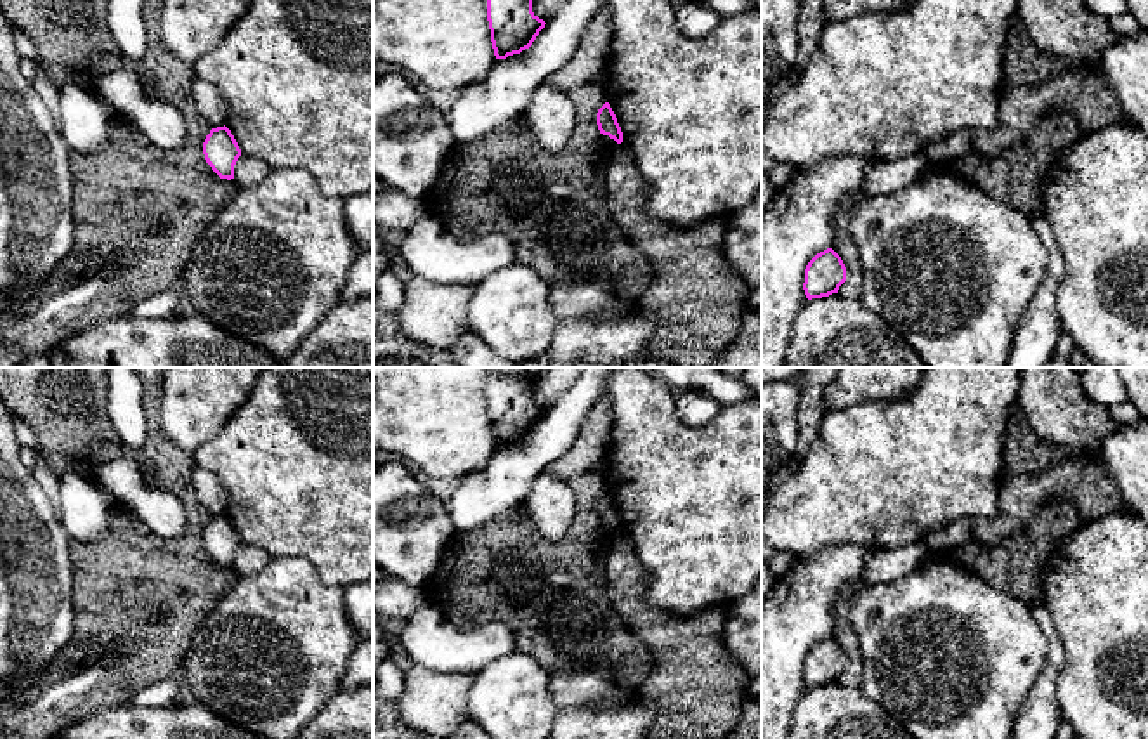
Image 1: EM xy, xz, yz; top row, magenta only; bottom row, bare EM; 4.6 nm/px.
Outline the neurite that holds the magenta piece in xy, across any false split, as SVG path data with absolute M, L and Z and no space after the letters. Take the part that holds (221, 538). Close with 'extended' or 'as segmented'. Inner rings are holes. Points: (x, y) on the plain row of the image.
M225 513L210 519L203 531L203 543L220 567L234 567L234 553L241 538Z | as segmented

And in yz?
M827 637L817 642L805 657L803 678L808 689L838 682L846 670L846 656L841 645Z | as segmented

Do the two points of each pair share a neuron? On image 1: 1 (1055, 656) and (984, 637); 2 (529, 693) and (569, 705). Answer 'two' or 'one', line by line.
1: two
2: two

